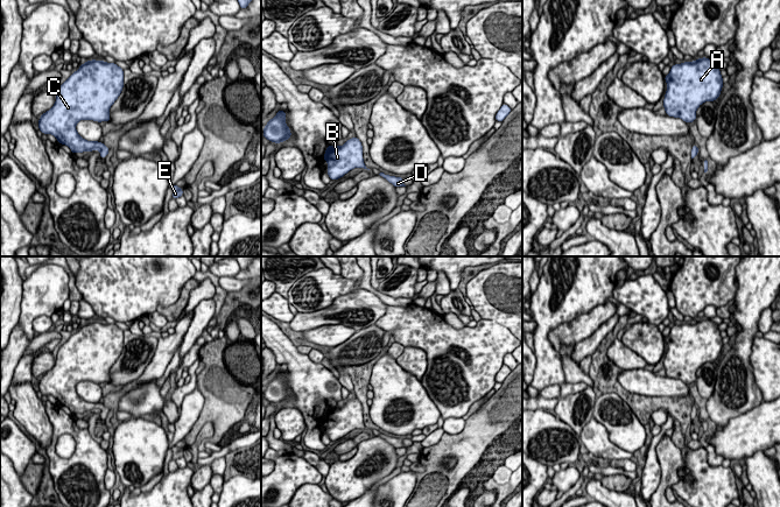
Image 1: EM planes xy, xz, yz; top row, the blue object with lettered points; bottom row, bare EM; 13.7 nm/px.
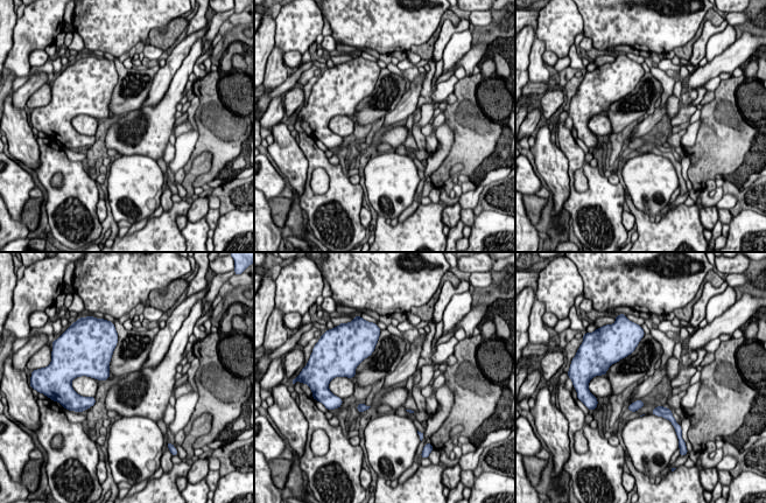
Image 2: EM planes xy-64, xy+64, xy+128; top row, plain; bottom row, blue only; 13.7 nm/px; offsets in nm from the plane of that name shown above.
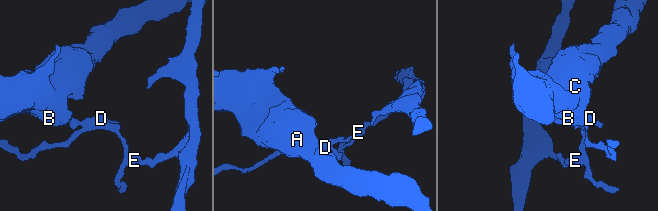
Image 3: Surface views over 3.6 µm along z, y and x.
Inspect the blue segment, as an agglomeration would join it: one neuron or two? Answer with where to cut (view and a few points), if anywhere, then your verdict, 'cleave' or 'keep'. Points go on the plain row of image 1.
cut in xy along (103, 405), (99, 410); cleave

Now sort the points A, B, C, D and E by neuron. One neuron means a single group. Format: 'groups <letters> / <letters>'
groups A B C / D E

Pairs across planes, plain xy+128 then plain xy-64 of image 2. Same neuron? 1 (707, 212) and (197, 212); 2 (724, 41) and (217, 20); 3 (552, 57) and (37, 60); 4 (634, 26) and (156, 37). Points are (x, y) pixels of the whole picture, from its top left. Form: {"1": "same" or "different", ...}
{"1": "same", "2": "different", "3": "same", "4": "different"}

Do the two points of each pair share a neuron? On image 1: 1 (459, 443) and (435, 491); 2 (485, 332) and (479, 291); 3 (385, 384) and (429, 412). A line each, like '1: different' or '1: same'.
1: same
2: different
3: same

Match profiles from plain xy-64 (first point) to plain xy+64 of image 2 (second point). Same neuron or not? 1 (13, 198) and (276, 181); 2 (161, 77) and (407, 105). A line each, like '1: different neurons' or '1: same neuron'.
1: same neuron
2: same neuron

